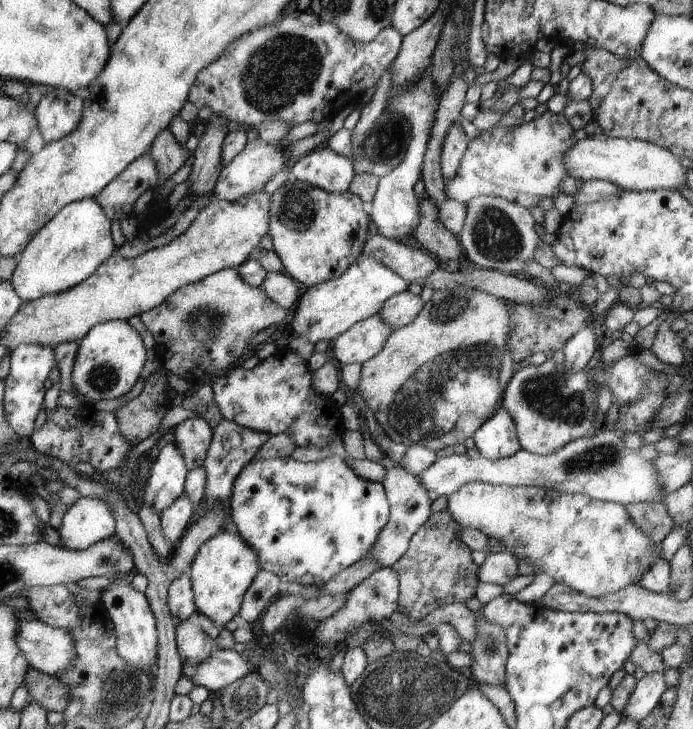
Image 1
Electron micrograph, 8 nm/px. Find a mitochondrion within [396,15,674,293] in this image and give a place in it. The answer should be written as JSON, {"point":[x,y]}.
{"point":[494,236]}

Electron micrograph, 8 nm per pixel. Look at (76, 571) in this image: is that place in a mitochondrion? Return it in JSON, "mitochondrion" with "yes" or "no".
{"mitochondrion":"no"}

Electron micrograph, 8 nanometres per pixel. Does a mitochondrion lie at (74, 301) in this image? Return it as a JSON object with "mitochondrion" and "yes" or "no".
{"mitochondrion":"no"}

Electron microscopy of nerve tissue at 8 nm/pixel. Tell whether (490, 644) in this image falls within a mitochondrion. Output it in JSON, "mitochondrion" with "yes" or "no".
{"mitochondrion":"yes"}

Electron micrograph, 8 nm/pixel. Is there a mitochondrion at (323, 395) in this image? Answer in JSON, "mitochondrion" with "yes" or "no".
{"mitochondrion":"no"}

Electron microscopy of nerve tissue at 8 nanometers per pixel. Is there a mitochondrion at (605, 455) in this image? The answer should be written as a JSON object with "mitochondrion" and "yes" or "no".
{"mitochondrion":"yes"}

